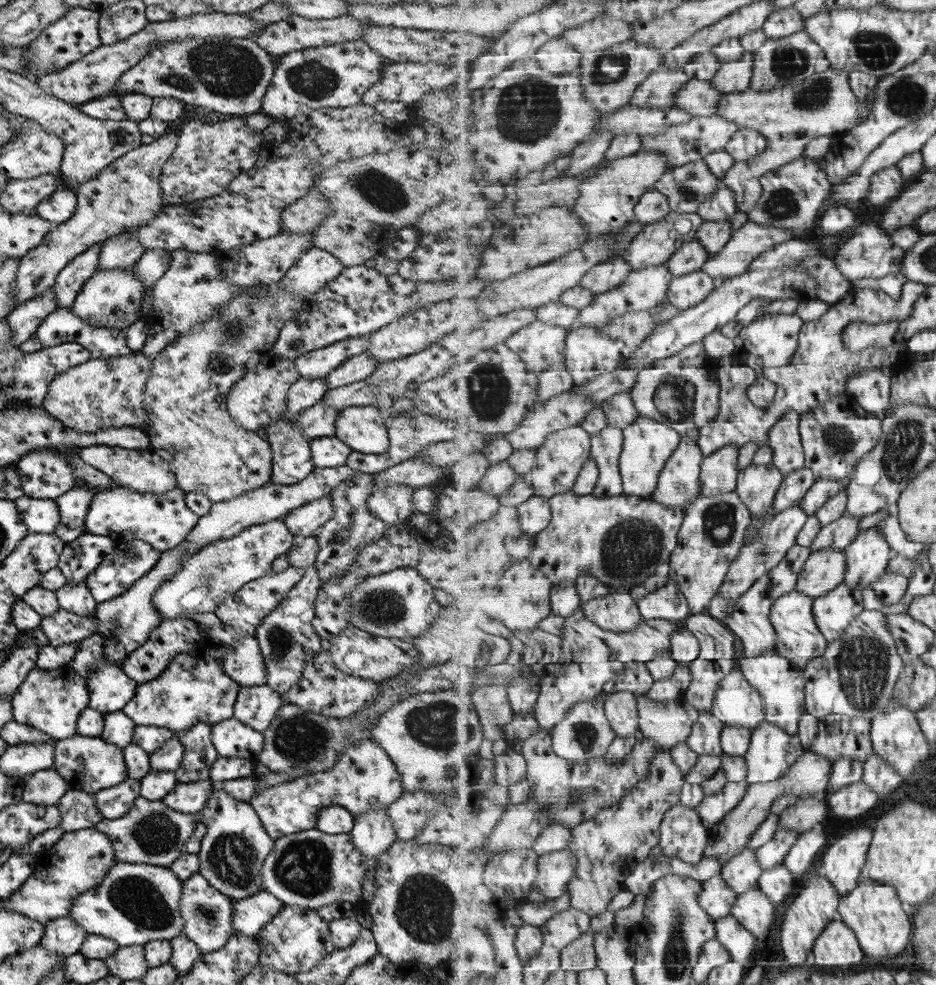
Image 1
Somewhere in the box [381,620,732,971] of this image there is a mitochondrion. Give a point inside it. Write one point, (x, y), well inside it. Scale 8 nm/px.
(424, 909)

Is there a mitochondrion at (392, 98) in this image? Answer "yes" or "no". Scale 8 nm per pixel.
no

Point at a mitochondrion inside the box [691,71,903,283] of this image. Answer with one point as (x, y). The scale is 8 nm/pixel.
(815, 98)

